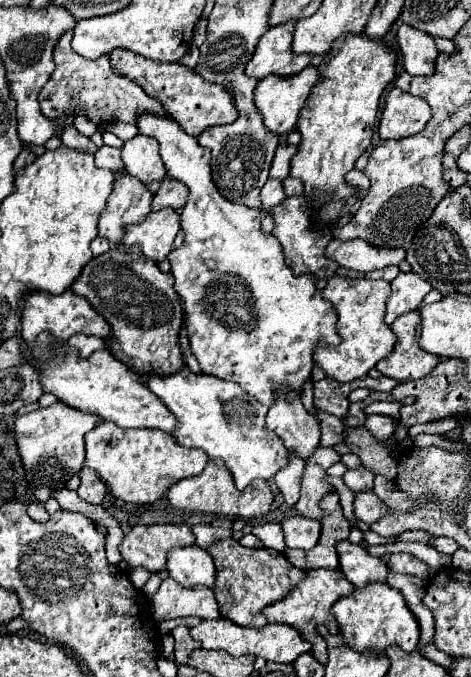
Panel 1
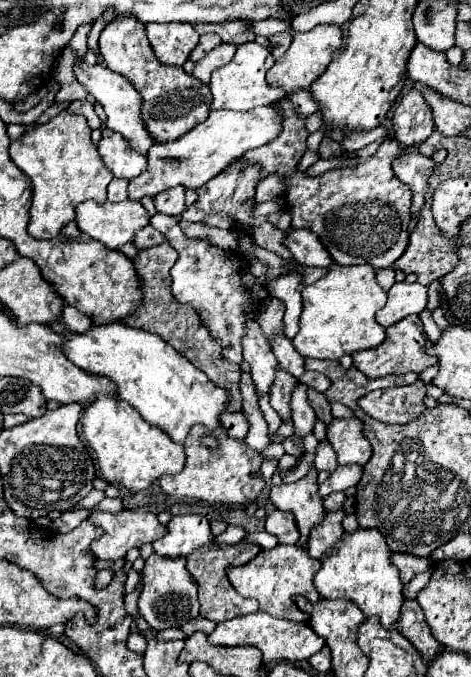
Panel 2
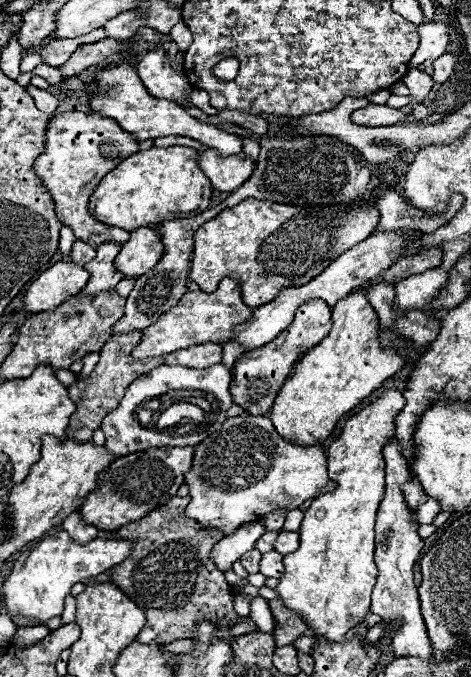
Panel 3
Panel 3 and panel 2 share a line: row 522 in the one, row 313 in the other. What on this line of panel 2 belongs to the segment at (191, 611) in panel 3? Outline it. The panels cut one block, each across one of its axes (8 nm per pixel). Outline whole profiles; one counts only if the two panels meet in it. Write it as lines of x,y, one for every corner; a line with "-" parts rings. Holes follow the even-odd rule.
166,242
140,250
132,258
136,276
140,280
142,304
136,308
136,312
126,316
124,322
128,326
156,332
158,336
162,336
162,340
166,340
166,344
170,344
176,352
182,352
182,356
186,356
196,368
200,368
214,384
230,390
230,412
240,412
242,410
242,394
240,394
240,386
238,386
240,384
240,366
226,362
226,358
222,356
222,346
218,344
218,340
214,340
214,336
210,334
206,324
200,324
202,320
200,320
198,312
194,312
194,308
190,308
188,304
178,304
170,292
170,284
172,284
170,268
176,264
176,260
178,260
178,252

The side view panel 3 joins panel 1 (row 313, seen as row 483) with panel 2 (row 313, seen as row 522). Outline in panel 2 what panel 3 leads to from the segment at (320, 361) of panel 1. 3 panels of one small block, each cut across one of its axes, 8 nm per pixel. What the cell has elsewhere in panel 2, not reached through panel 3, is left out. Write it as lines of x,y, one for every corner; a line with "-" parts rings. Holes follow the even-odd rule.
332,264
328,268
328,274
322,276
316,284
310,284
302,290
302,316
300,316
300,330
294,336
292,344
298,350
300,356
304,358
320,358
320,360
338,360
344,354
356,352
356,350
366,350
380,346
384,342
384,328
378,326
374,320
374,314
386,304
386,292
378,286
376,282
376,270
370,268
368,264
360,266
338,266

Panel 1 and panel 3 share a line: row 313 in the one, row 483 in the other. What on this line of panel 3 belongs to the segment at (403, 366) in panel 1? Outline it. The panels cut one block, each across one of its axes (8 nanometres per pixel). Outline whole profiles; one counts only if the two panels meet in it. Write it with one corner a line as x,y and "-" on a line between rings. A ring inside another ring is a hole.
412,480
412,482
408,482
408,484
404,486
404,496
406,496
406,502
408,502
410,510
414,510
414,512
416,512
416,508
418,508
418,504
426,500
426,494
424,494
424,490
420,488
418,480

